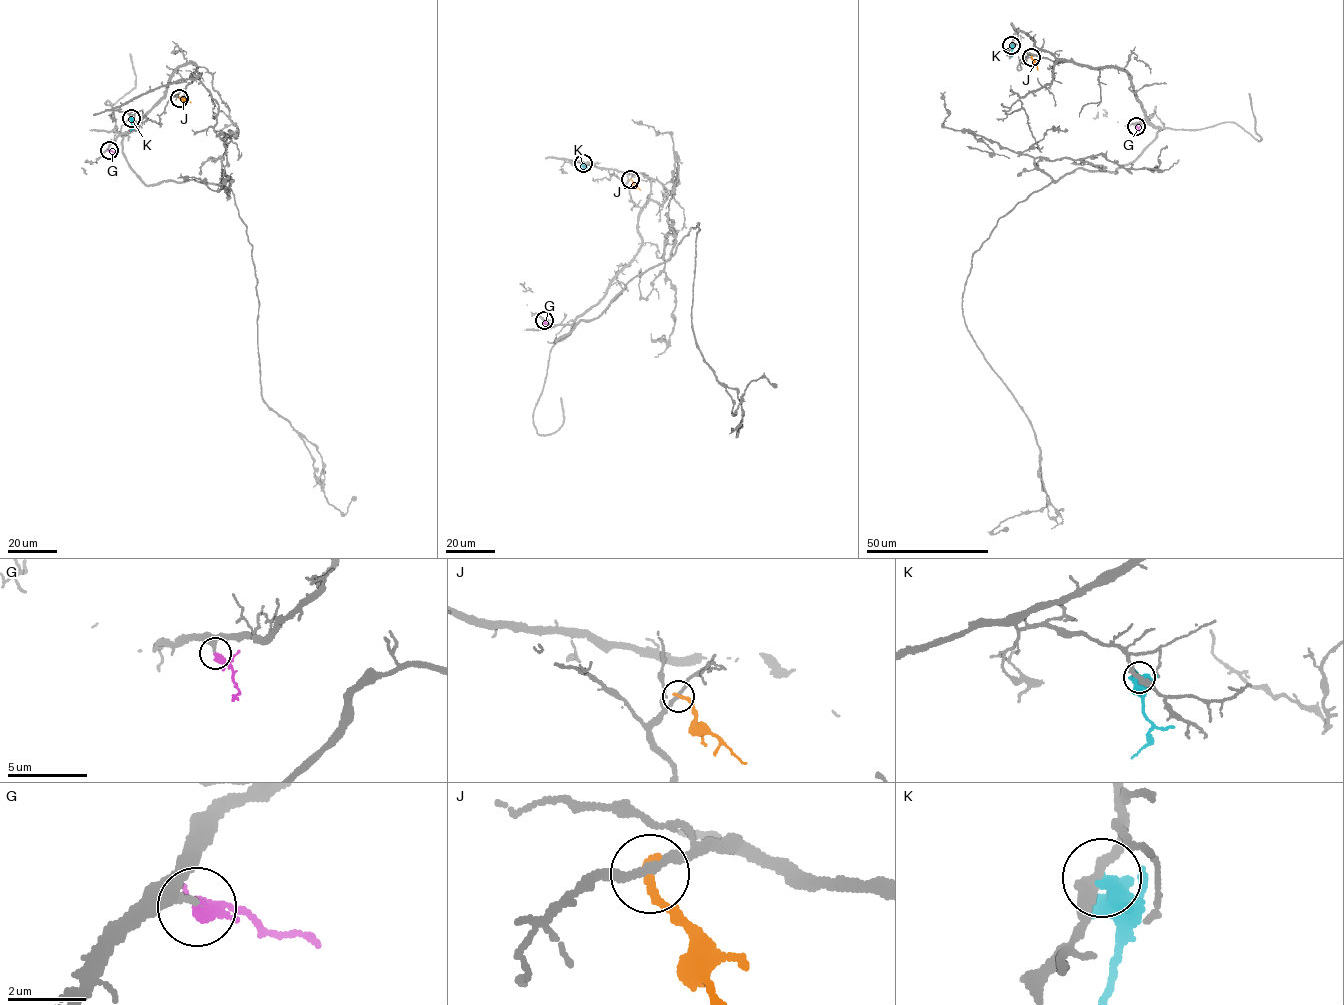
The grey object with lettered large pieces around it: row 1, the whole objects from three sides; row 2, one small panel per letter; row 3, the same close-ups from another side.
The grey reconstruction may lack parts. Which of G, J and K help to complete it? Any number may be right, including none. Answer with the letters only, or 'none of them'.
G

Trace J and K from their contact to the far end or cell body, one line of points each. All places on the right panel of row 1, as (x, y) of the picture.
J: (1031, 57), (1037, 70)
K: (1011, 45), (1011, 57)

